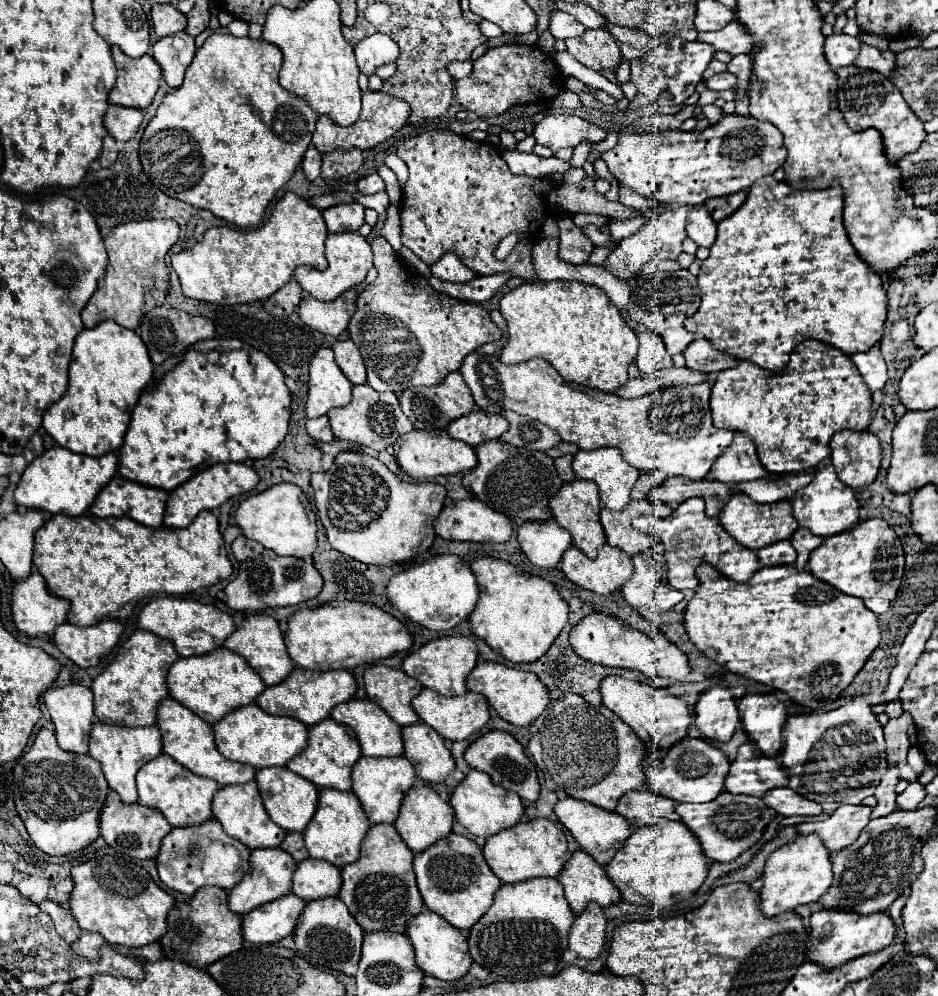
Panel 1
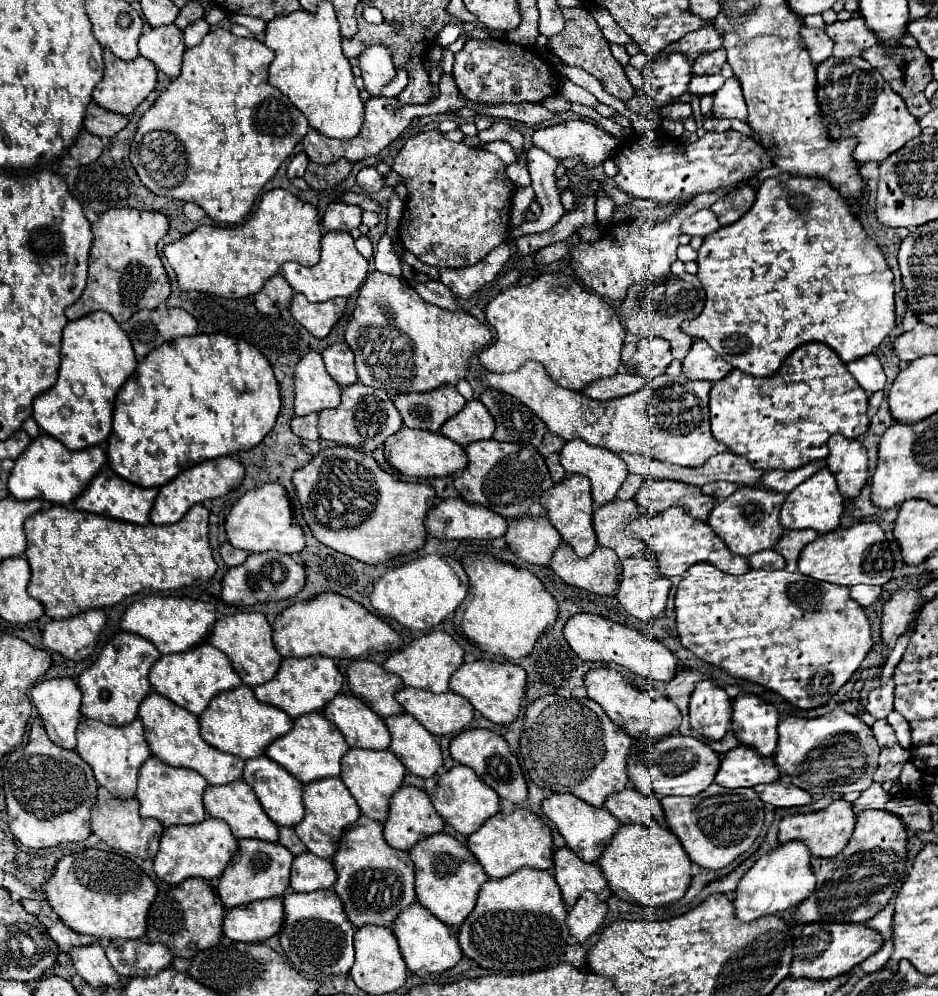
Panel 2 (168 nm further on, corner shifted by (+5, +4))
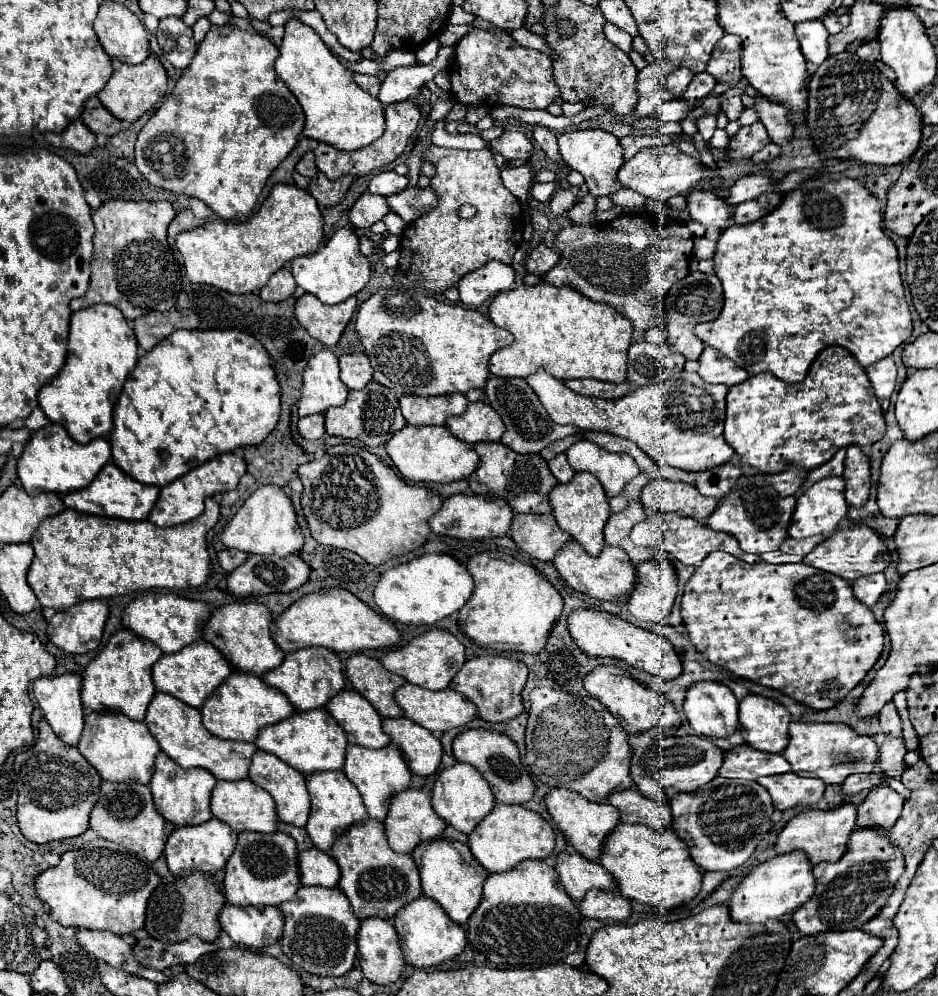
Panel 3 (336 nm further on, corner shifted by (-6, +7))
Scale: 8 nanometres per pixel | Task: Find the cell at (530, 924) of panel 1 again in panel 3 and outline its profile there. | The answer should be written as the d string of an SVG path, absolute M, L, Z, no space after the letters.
M526 860L508 872L486 878L482 902L468 920L468 940L498 966L542 968L576 950L578 926L580 912L560 886L556 870L542 860Z

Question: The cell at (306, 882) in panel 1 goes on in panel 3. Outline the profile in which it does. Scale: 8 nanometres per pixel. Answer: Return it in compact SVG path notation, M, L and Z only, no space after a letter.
M318 848L302 850L298 854L298 868L300 868L300 882L304 886L334 888L340 878L336 860Z

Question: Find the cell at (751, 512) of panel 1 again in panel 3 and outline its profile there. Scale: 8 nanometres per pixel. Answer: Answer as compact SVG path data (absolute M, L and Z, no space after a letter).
M762 474L754 476L740 476L734 488L730 490L728 496L724 496L718 504L718 508L710 514L706 520L706 526L710 526L716 532L728 532L740 542L740 548L752 554L762 554L768 550L780 548L784 538L788 536L788 524L792 518L796 506L796 498L782 498L766 482Z

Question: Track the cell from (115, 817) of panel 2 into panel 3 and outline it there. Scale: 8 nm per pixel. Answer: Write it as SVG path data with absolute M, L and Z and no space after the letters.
M102 782L100 796L96 806L90 812L90 828L104 840L116 842L130 852L154 862L164 852L164 842L174 830L174 824L168 822L154 806L152 792L144 784L128 782Z

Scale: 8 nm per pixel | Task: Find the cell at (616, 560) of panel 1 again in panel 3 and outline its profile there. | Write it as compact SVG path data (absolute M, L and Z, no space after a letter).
M568 540L562 546L562 550L554 556L552 562L560 572L560 576L564 578L564 582L576 592L582 592L586 596L592 596L598 600L624 600L624 598L630 598L634 590L636 570L622 548L606 546L598 556L590 556L582 550L582 546L576 540Z

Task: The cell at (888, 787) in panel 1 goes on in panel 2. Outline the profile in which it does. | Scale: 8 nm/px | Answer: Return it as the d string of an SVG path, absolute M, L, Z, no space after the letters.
M871 783L871 787L861 793L861 797L853 803L853 807L855 807L855 813L861 813L865 809L885 809L887 801L889 801L889 795L883 789L883 785Z

